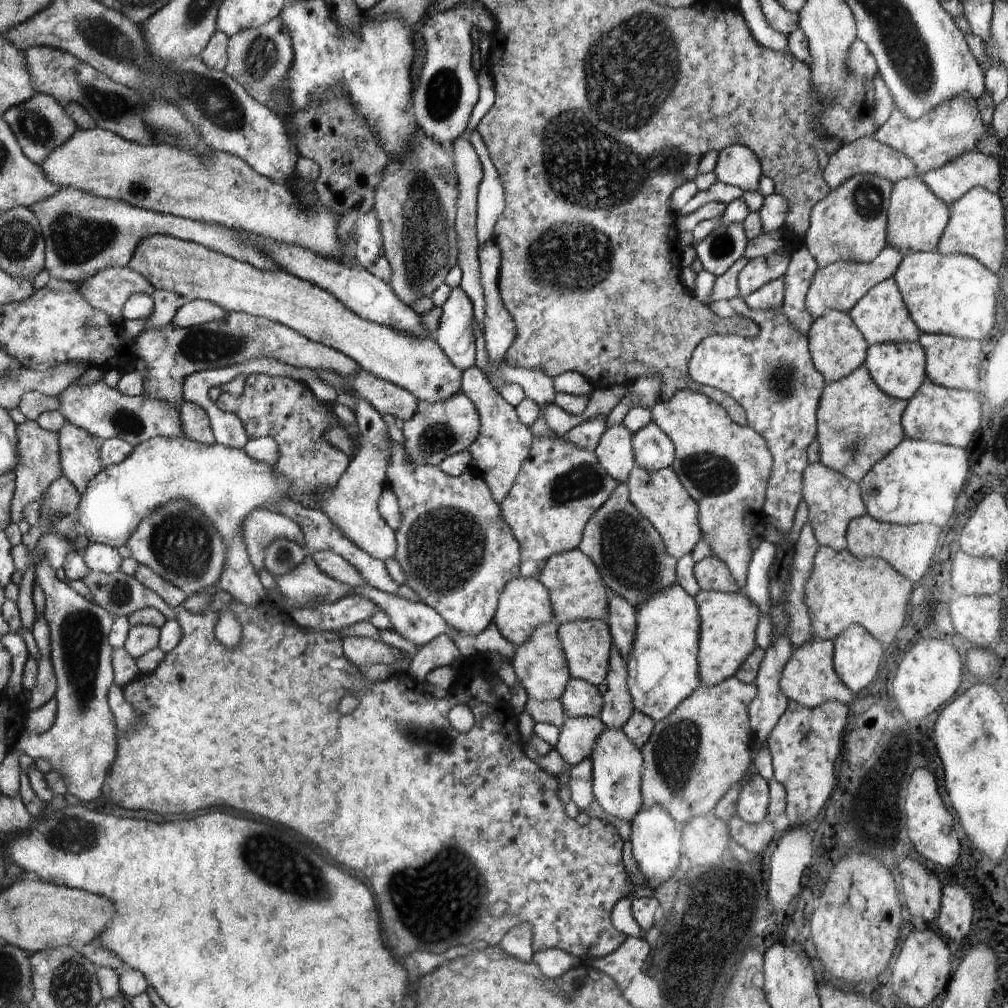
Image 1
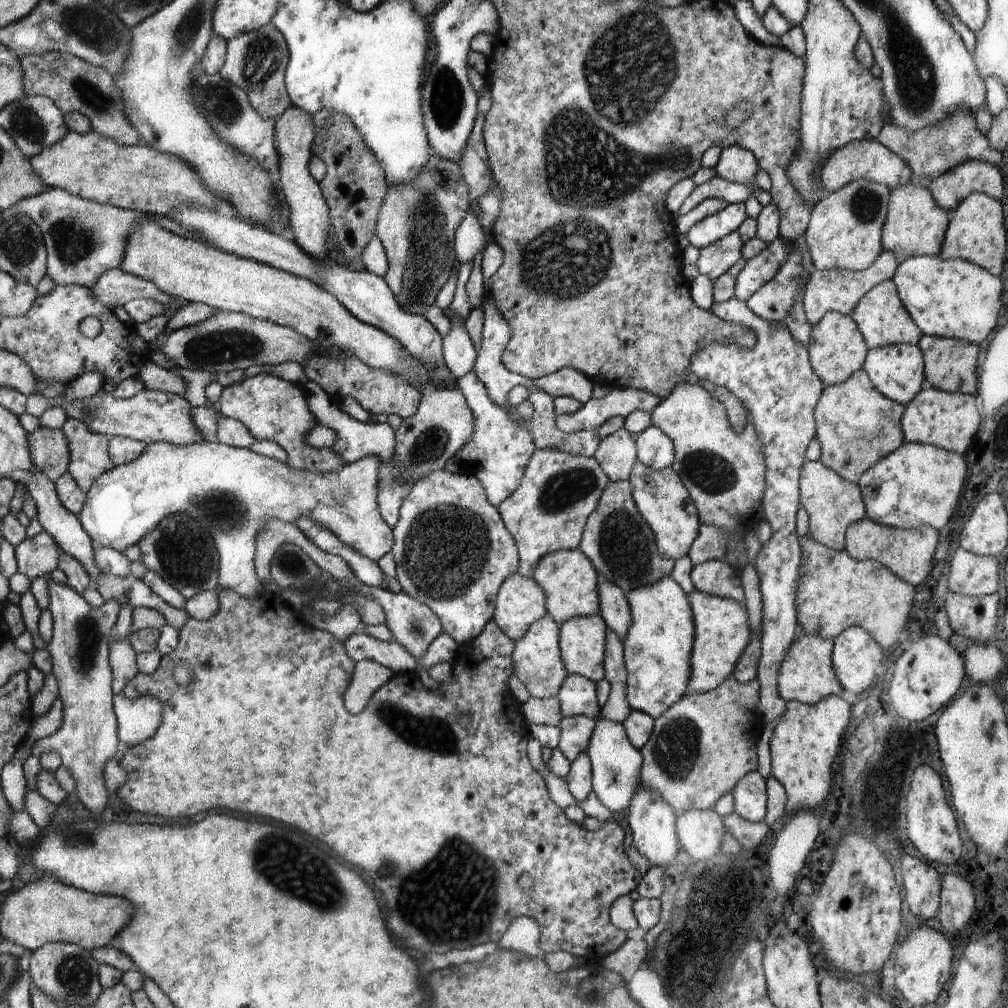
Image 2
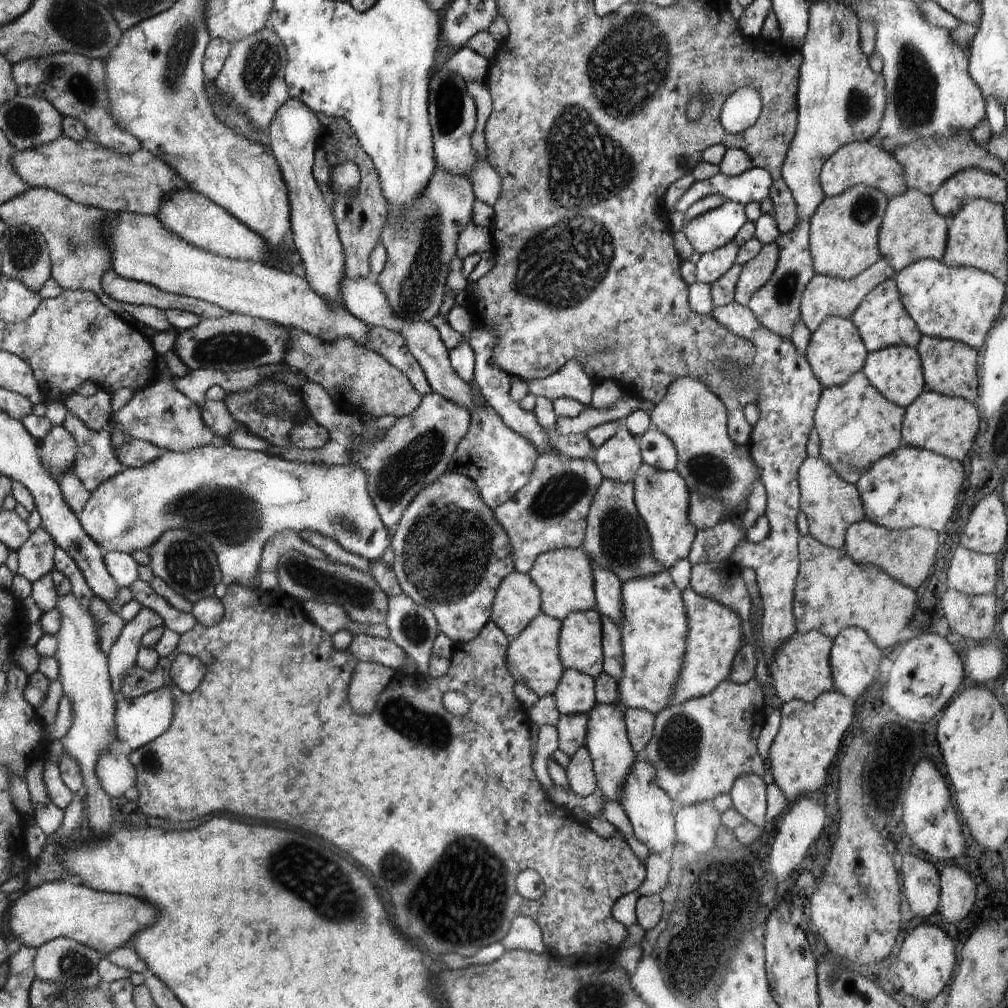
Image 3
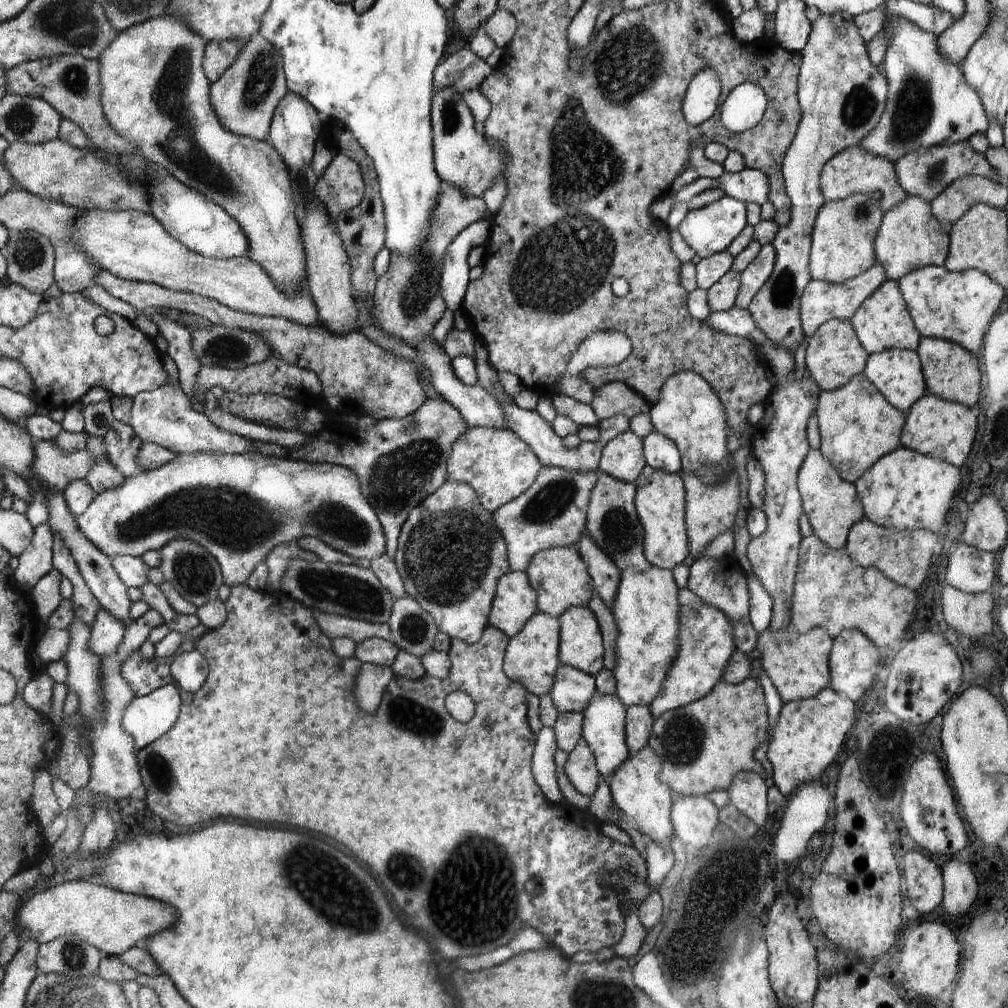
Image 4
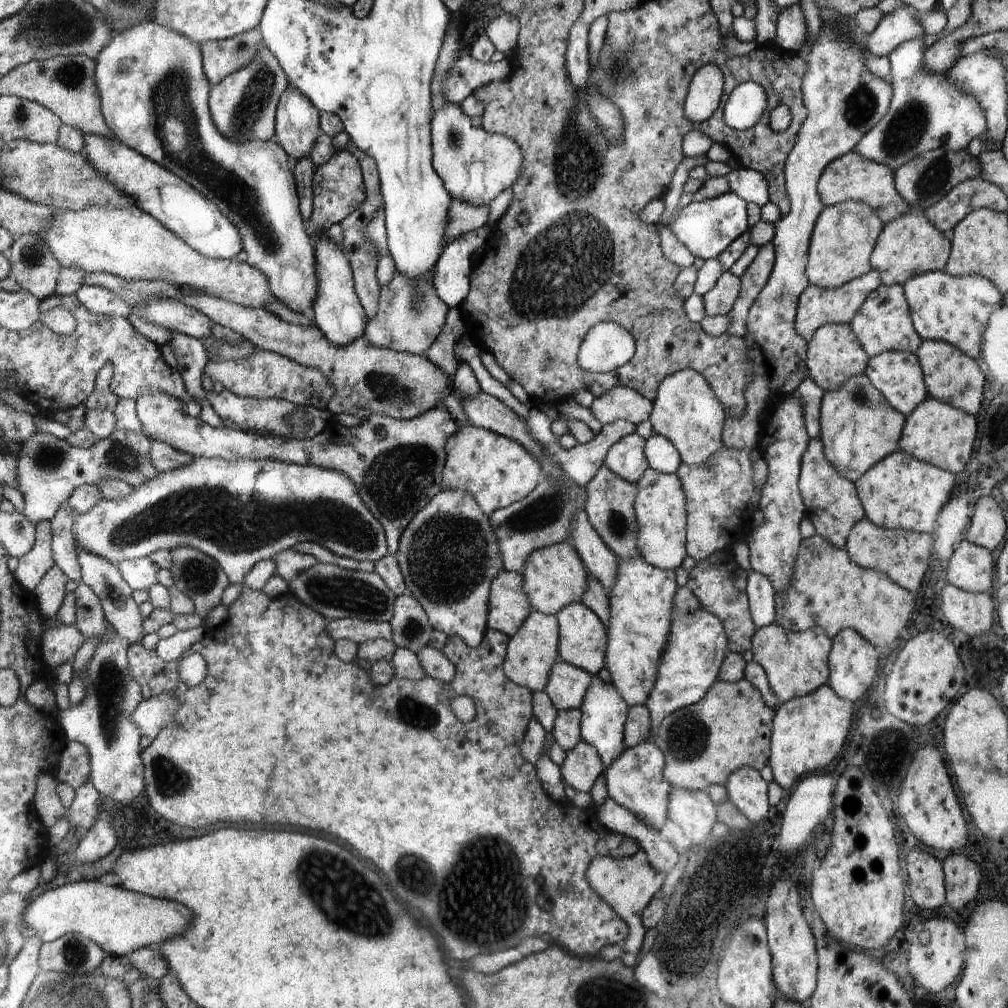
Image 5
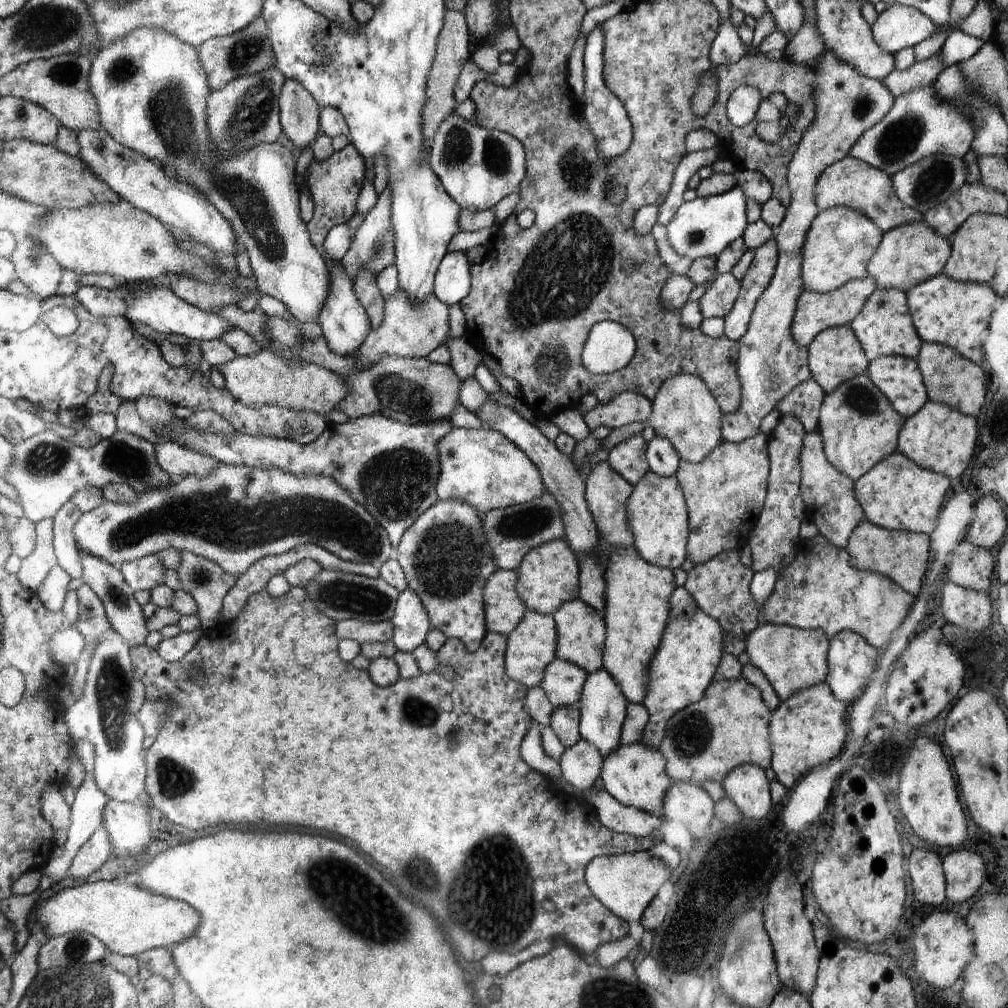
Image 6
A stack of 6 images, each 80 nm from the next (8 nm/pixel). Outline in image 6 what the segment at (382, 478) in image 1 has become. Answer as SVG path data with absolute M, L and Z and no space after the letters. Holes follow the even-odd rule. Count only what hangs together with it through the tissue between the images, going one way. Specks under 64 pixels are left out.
M219 463L217 468L205 477L188 475L176 483L170 483L168 487L147 491L140 495L137 502L133 505L120 505L105 501L100 507L82 513L80 518L76 521L76 524L73 526L72 534L80 556L91 556L105 560L107 563L118 568L118 570L120 570L122 563L144 559L145 556L148 555L157 555L159 552L165 551L166 549L176 549L180 552L188 551L195 555L207 558L212 562L218 563L219 567L222 567L227 573L233 574L235 577L246 572L252 564L258 562L258 560L264 558L264 556L281 555L282 553L292 551L293 548L298 545L306 543L321 545L322 548L329 550L342 560L355 563L368 563L375 566L377 569L380 569L382 564L394 555L389 536L384 528L382 528L382 525L377 520L374 520L374 518L364 510L363 506L360 506L360 504L349 495L349 493L344 492L342 487L339 487L338 483L335 483L332 479L328 479L326 476L322 476L320 479L309 476L298 476L278 467L263 469L262 467L256 468L249 467L248 465L227 465L226 463Z

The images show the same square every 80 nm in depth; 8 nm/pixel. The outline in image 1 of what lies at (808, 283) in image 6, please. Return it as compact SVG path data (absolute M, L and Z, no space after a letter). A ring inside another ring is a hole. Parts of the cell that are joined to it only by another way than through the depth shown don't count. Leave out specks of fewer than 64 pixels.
M858 173L817 202L809 216L804 246L819 267L836 261L873 261L886 244L888 207L893 184L878 175Z

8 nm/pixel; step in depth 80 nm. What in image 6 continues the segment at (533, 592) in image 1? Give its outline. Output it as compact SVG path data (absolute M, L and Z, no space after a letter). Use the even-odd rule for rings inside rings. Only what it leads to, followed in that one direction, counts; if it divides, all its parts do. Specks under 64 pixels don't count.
M496 569L484 583L483 605L488 631L508 636L522 620L527 606L518 596L516 571Z

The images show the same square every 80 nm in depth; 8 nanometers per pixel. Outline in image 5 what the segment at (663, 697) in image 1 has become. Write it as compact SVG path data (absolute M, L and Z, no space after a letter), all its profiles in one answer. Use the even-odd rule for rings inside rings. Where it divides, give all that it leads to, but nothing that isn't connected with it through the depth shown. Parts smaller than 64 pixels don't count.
M641 556L618 560L616 580L608 590L610 616L605 668L630 707L645 705L654 688L661 654L669 640L673 598L678 587L674 571L652 566Z

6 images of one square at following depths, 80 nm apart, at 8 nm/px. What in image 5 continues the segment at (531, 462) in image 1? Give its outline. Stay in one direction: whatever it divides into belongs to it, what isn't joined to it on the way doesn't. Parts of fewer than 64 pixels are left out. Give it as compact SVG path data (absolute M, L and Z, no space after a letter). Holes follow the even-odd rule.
M542 476L542 480L522 500L507 507L496 509L488 518L496 535L506 571L523 572L526 557L535 550L556 543L570 541L569 524L578 509L585 503L585 488L576 480L552 479Z

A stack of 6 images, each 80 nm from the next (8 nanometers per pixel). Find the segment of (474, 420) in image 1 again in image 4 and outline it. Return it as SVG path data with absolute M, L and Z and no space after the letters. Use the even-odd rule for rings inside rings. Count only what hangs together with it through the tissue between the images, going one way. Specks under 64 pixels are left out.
M426 399L426 402L412 414L401 419L382 419L367 429L349 429L343 427L340 432L327 430L314 433L302 446L288 449L286 458L313 463L330 463L351 469L357 475L362 494L370 503L384 529L385 552L392 557L397 551L398 537L402 525L410 511L425 498L434 494L447 481L447 460L453 442L462 436L467 424L463 416L448 401Z

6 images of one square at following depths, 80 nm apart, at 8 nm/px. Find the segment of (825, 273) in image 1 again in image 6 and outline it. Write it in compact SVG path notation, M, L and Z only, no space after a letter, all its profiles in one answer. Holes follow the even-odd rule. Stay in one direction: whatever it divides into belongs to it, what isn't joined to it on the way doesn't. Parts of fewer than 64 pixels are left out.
M868 276L864 280L852 279L845 286L832 292L814 293L802 291L798 297L798 304L791 324L793 339L801 346L808 348L813 338L820 332L830 327L849 325L862 310L870 294L877 289L875 280Z

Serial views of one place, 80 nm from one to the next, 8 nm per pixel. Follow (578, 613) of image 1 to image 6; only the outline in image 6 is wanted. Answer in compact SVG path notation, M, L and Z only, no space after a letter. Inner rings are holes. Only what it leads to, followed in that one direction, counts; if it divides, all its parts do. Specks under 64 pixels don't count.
M566 538L551 540L529 550L516 570L516 592L528 609L553 615L562 604L579 598L580 560Z

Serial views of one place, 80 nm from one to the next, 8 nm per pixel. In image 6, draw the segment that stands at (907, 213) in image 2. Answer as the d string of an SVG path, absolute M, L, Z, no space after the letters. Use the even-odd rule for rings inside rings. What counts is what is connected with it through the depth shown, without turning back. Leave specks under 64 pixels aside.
M924 220L903 224L882 235L876 252L867 264L867 273L875 280L877 289L908 292L917 284L944 272L950 255L951 244L938 236Z

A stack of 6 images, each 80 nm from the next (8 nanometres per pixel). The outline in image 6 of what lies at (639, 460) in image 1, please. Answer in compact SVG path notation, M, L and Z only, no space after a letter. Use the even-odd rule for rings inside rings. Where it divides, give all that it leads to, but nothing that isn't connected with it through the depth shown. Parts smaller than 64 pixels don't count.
M656 436L647 443L647 461L652 472L670 477L676 474L681 458L668 439Z

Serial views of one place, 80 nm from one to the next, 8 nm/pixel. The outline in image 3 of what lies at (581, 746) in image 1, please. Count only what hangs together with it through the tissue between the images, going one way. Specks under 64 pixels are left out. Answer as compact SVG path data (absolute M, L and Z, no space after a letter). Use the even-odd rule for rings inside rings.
M561 714L555 725L558 731L559 749L571 757L585 744L588 715Z

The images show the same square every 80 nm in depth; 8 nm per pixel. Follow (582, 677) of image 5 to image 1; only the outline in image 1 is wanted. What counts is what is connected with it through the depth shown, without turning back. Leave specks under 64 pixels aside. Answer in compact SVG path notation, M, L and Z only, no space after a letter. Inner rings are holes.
M574 677L569 680L559 700L568 717L599 717L603 707L603 696L598 687Z

